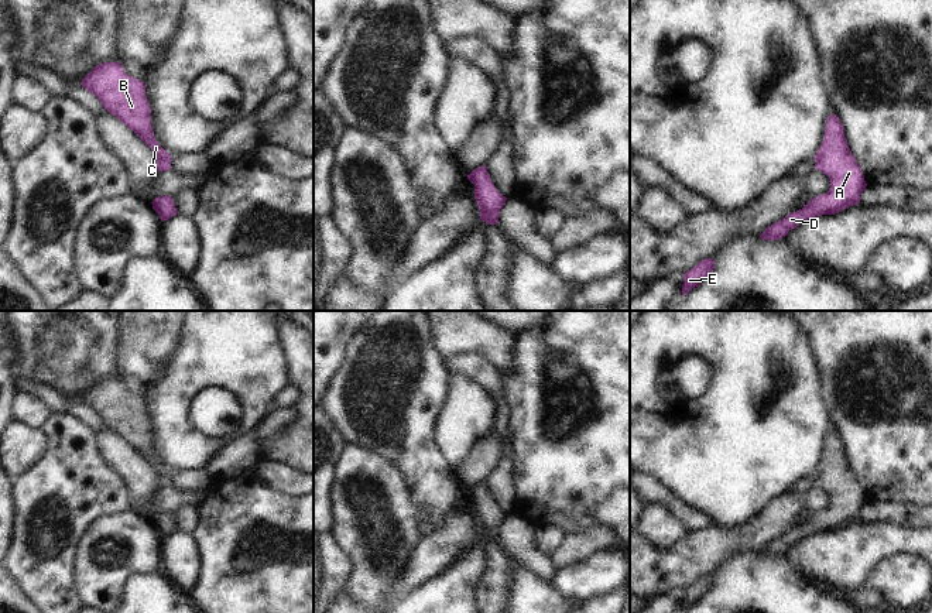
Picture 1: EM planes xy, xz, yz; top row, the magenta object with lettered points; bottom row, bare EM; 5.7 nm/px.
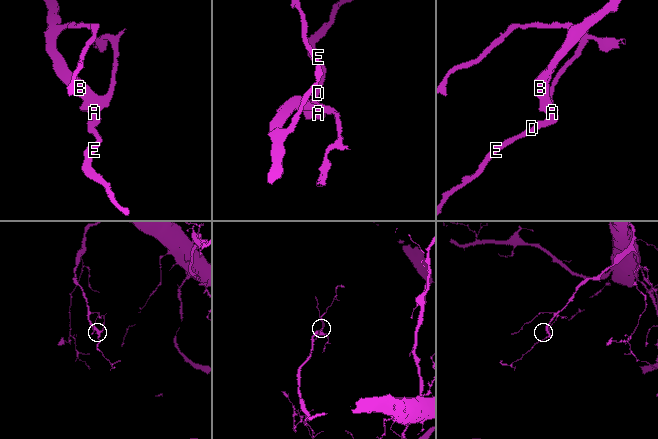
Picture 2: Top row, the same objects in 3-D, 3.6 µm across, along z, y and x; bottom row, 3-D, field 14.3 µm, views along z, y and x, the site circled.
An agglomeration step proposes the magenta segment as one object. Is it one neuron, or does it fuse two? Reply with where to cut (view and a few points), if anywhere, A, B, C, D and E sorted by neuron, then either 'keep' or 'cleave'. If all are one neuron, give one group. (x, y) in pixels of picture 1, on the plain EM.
no cut | A B C D E | keep

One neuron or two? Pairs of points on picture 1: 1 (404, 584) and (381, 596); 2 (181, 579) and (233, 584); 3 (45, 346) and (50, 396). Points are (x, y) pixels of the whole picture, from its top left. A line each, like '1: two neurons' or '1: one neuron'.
1: two neurons
2: two neurons
3: two neurons

